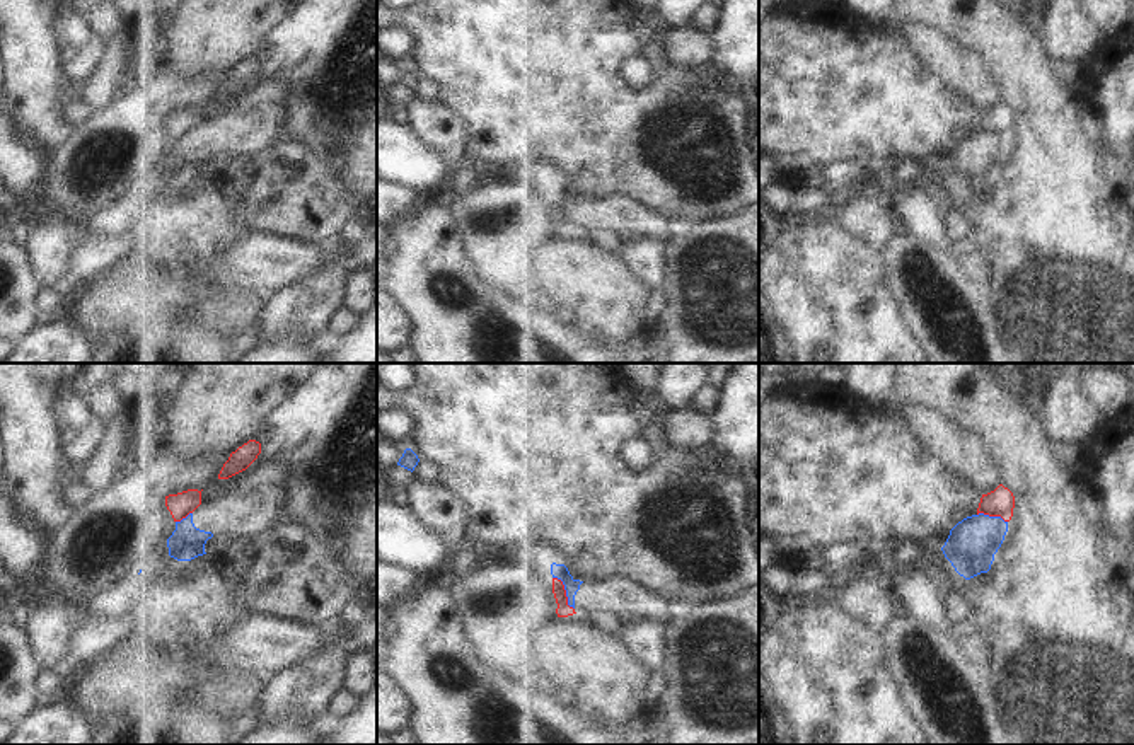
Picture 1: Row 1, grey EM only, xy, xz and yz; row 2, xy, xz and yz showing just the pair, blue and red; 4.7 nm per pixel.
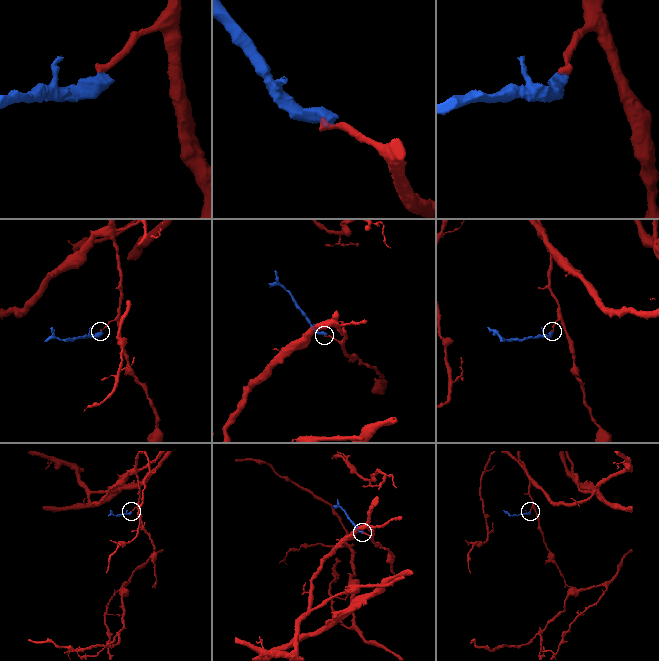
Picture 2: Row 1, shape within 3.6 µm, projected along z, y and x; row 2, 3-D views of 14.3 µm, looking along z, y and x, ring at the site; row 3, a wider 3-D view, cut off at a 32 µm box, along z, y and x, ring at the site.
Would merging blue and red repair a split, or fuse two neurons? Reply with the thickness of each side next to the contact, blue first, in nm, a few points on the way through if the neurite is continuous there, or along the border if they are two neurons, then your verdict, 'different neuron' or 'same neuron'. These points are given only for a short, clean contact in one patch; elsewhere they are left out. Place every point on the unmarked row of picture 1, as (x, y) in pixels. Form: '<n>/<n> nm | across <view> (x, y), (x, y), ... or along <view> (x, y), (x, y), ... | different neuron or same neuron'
70/70 nm | along xz (553, 195), (561, 200), (566, 220), (573, 227) | different neuron

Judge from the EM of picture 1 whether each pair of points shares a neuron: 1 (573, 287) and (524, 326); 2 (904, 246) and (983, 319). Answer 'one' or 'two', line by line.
1: two
2: one

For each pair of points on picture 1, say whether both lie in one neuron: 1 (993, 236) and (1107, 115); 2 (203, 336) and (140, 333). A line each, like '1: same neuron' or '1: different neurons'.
1: different neurons
2: same neuron

